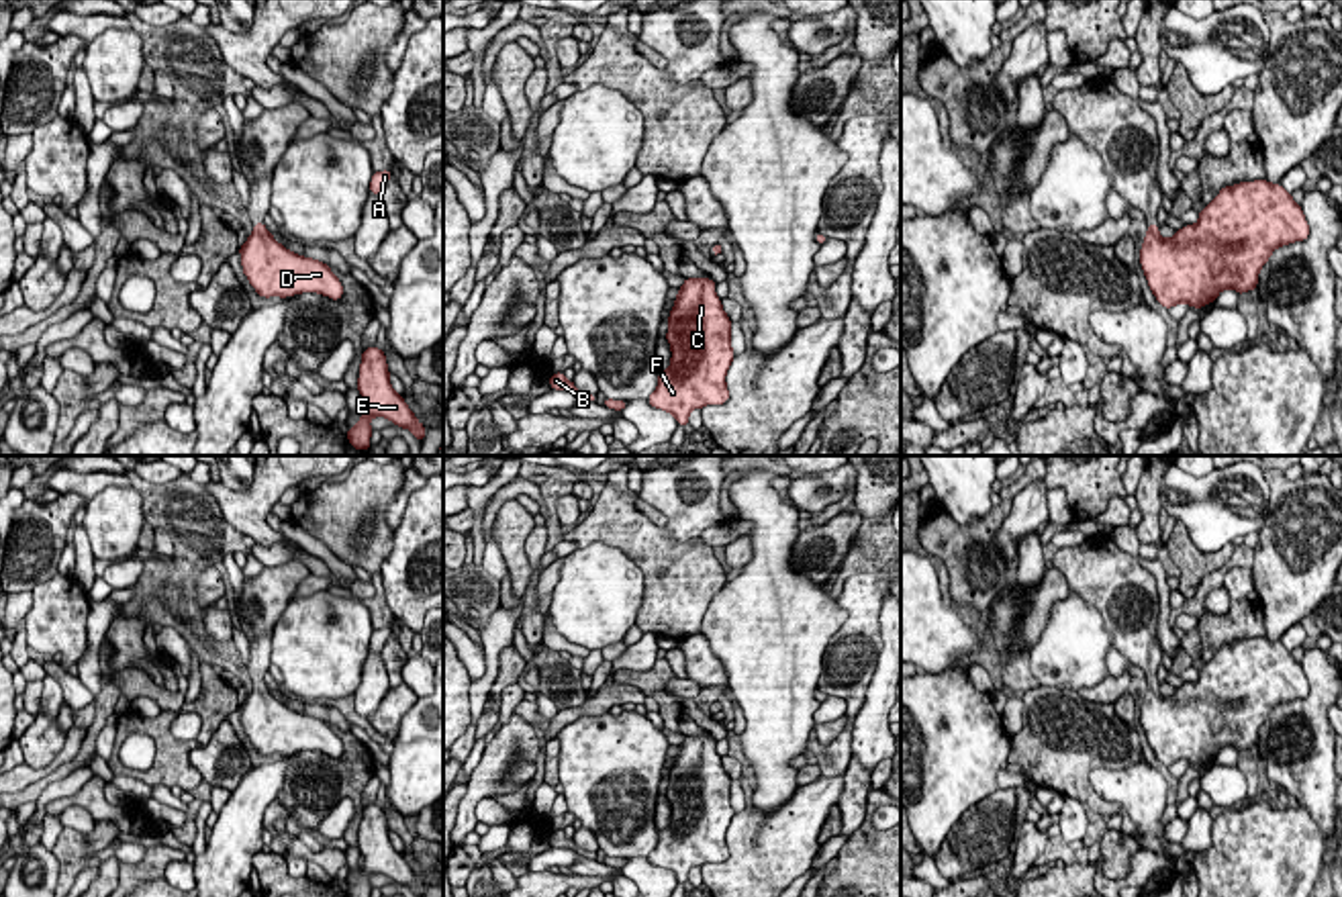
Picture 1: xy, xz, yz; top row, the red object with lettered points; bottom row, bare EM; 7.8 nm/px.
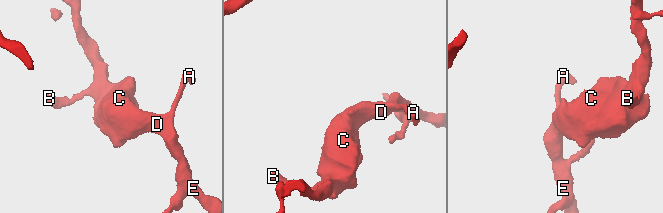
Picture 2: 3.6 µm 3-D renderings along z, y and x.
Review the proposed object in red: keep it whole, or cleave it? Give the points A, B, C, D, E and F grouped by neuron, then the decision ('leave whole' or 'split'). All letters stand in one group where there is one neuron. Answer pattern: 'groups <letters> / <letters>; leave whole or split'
groups A B C D E F; leave whole

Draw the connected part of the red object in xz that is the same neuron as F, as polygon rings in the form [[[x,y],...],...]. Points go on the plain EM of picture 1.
[[[684,738],[668,774],[666,797],[672,807],[670,825],[658,832],[658,846],[648,854],[648,860],[654,866],[672,870],[676,881],[684,885],[692,866],[729,858],[725,832],[735,811],[731,807],[731,778],[721,764],[721,756],[715,752],[715,738]]]

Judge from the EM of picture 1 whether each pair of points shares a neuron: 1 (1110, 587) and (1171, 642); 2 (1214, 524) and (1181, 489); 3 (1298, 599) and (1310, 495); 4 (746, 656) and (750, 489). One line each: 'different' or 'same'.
1: different
2: same
3: same
4: same

